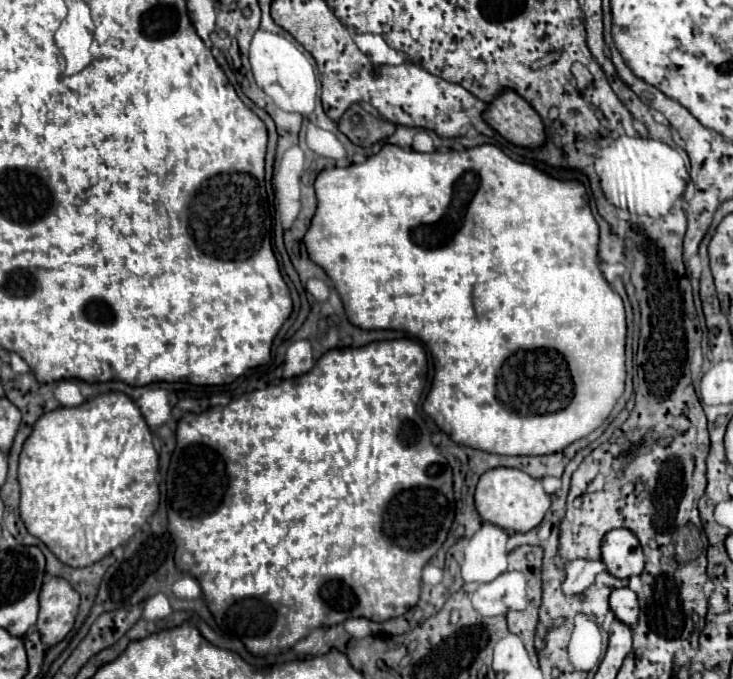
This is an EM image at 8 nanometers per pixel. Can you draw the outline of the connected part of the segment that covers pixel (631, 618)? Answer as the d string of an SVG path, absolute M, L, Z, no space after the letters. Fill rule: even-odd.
M613 589L611 597L609 597L609 607L613 611L613 615L625 623L625 625L635 625L637 623L637 615L639 615L639 605L637 605L637 595L629 589Z

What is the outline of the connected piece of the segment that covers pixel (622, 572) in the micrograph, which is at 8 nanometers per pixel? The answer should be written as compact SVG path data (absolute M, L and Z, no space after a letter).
M611 529L601 543L601 561L613 577L639 575L645 565L645 557L637 537L629 529Z

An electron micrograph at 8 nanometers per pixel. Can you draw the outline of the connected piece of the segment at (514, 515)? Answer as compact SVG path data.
M497 467L481 475L475 491L475 507L485 521L509 533L527 533L543 521L545 513L551 507L551 497L543 491L541 479L533 479L519 469Z

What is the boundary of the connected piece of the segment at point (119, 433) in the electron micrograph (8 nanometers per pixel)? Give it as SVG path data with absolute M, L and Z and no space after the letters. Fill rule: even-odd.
M111 391L111 393L105 393L105 395L97 395L93 401L85 401L83 405L77 405L77 407L59 407L53 413L41 415L35 421L35 425L31 429L31 435L23 443L23 451L21 451L21 457L19 457L19 485L21 485L19 517L25 523L27 531L33 537L41 539L49 547L49 551L59 561L63 561L65 565L69 565L69 567L87 567L87 565L93 565L95 561L99 561L105 555L109 555L115 547L127 543L127 539L137 529L141 529L145 525L145 521L155 513L155 509L159 505L159 487L157 487L157 481L155 481L157 465L159 465L159 455L155 451L151 431L145 425L145 419L141 417L141 411L137 409L135 401L131 397L127 397L125 393Z

